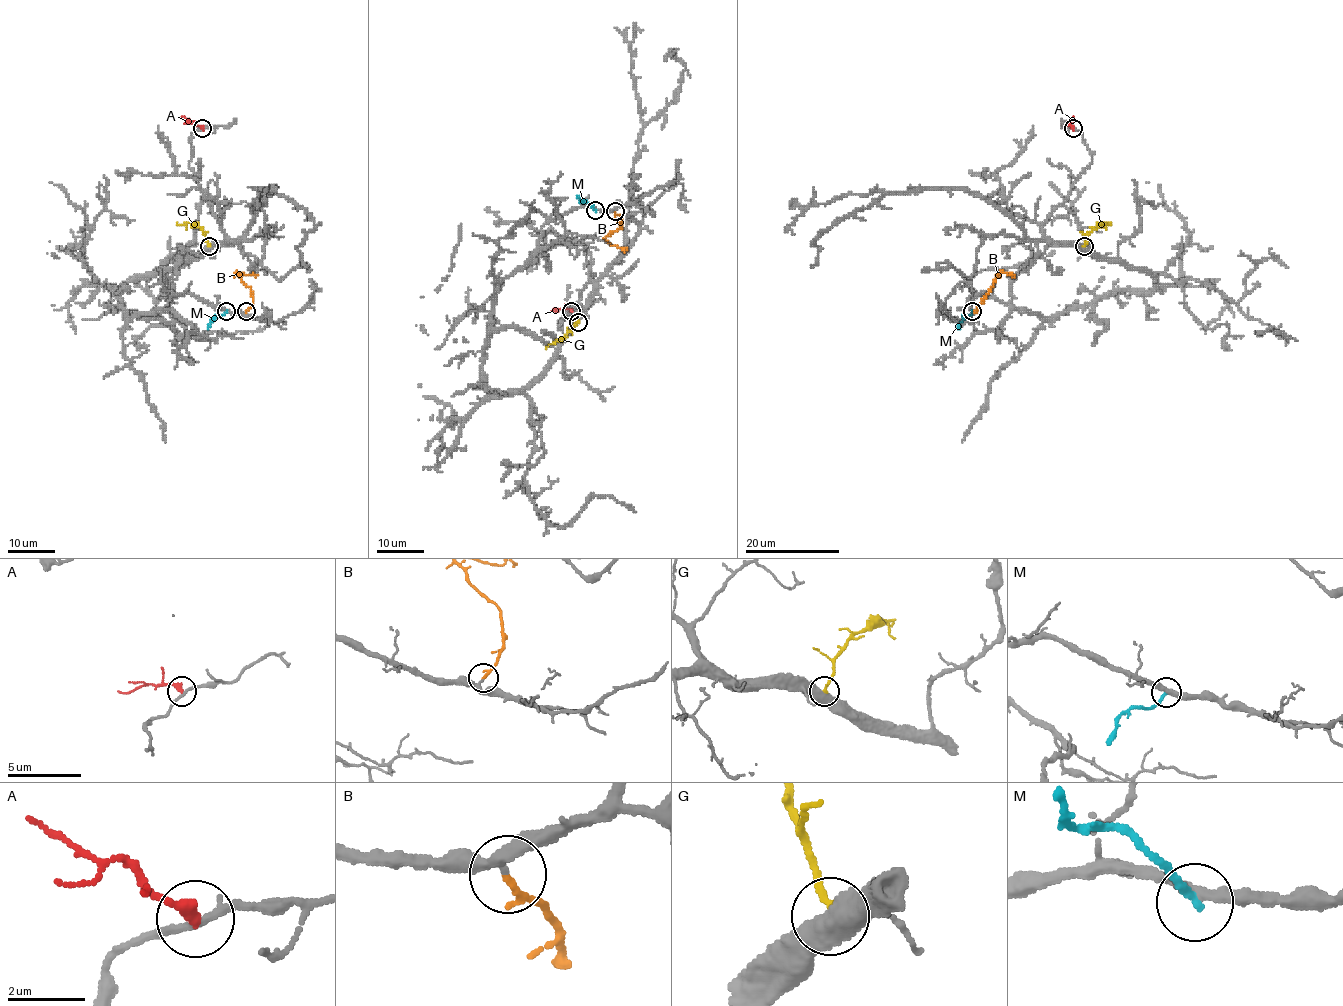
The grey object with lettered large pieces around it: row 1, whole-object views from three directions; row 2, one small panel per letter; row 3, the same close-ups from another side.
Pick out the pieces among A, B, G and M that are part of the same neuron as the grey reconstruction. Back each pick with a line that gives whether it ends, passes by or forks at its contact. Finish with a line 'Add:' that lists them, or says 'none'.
B: it ends
G: it ends
Add: B, G

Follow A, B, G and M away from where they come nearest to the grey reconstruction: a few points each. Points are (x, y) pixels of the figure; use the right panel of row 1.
A: (1072, 129), (1072, 116)
B: (973, 312), (1000, 271), (1013, 276)
G: (1084, 247), (1088, 234), (1098, 224), (1111, 225)
M: (972, 312), (964, 316), (958, 328)

